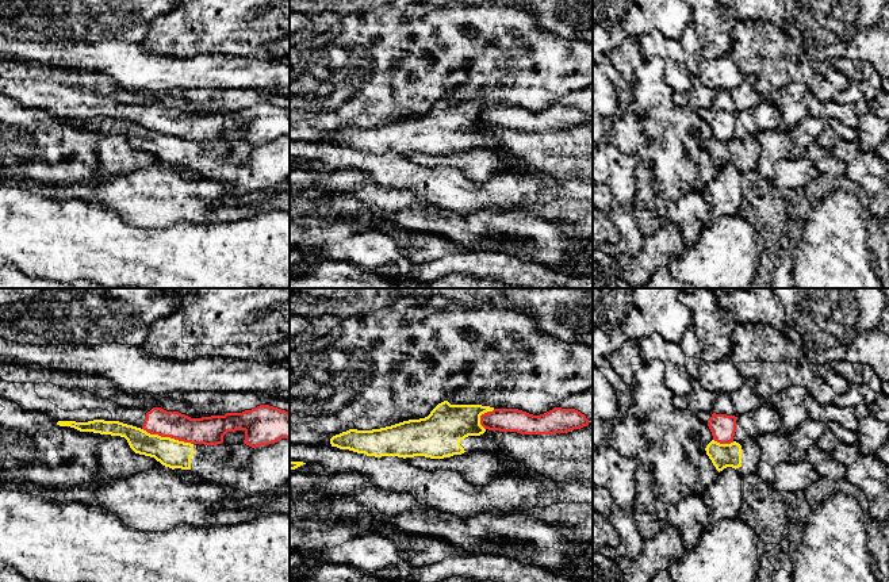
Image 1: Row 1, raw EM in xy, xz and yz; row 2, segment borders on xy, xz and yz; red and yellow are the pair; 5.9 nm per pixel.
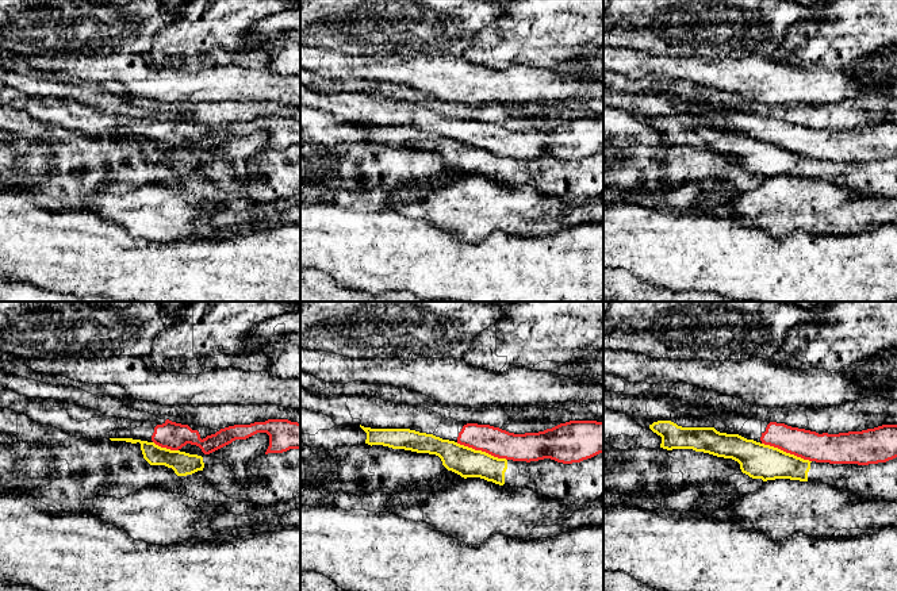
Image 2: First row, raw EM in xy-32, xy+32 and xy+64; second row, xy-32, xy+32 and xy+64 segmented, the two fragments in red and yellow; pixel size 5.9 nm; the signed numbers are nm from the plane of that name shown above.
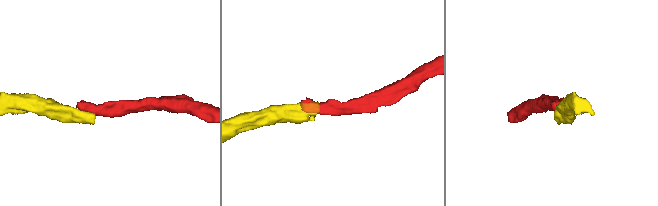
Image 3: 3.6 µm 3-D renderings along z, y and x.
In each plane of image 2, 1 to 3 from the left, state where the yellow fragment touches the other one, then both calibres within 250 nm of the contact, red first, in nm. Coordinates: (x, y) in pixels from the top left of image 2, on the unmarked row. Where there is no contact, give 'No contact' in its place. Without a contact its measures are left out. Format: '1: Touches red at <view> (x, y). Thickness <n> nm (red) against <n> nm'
1: Touches red at xy-32 (165, 144). Thickness 160 nm (red) against 140 nm
2: Touches red at xy+32 (482, 148). Thickness 170 nm (red) against 180 nm
3: Touches red at xy+64 (786, 149). Thickness 180 nm (red) against 200 nm

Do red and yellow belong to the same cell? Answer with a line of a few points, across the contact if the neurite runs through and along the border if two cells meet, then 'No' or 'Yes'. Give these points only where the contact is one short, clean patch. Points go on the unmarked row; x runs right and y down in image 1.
Line: xy (142, 125), (150, 130), (169, 133), (192, 141). No

